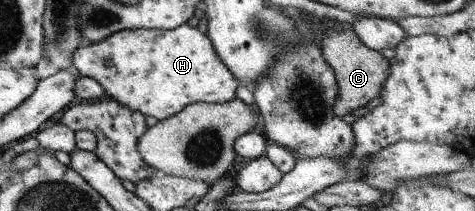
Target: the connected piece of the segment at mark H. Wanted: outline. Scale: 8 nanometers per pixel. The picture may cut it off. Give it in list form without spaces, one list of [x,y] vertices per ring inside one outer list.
[[[187,24],[168,31],[120,30],[100,41],[82,43],[71,54],[71,62],[76,73],[98,82],[106,97],[158,122],[194,102],[229,102],[238,87],[238,80],[218,59],[206,34]]]

